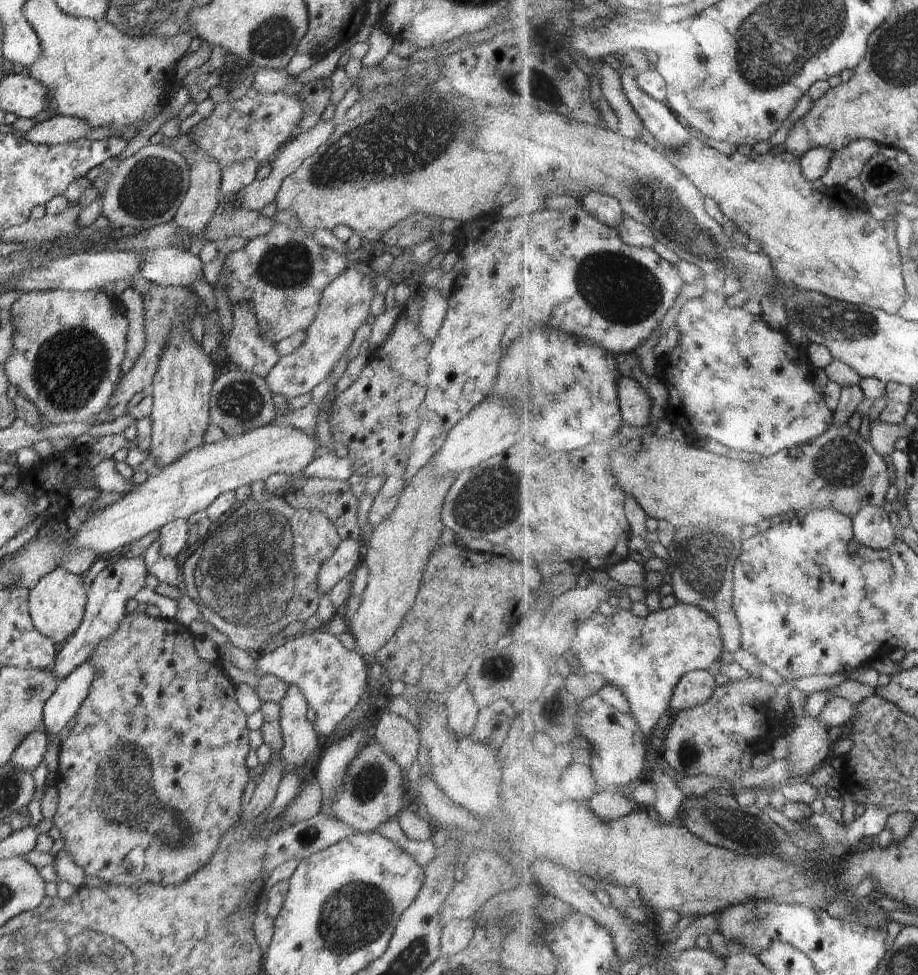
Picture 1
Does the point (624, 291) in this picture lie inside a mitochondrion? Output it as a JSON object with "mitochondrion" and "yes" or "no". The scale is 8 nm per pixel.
{"mitochondrion":"yes"}

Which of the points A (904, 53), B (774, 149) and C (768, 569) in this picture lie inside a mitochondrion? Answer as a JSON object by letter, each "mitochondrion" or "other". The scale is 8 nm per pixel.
{"A":"mitochondrion","B":"other","C":"other"}

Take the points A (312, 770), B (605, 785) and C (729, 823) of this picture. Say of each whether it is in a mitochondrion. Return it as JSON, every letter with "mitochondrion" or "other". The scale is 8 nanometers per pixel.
{"A":"other","B":"other","C":"mitochondrion"}

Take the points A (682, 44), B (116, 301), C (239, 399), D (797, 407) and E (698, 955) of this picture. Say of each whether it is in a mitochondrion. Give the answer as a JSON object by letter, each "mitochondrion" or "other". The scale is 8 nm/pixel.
{"A":"other","B":"other","C":"mitochondrion","D":"other","E":"other"}

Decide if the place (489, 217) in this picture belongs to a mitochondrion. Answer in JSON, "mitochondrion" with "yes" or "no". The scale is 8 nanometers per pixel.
{"mitochondrion":"no"}

